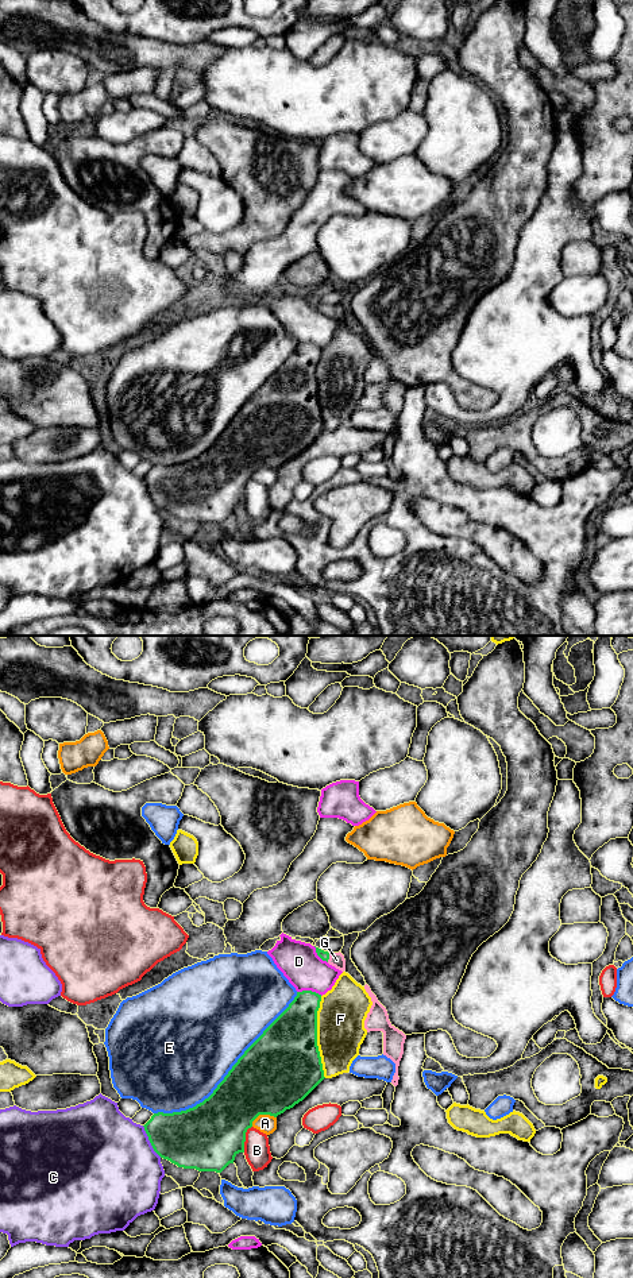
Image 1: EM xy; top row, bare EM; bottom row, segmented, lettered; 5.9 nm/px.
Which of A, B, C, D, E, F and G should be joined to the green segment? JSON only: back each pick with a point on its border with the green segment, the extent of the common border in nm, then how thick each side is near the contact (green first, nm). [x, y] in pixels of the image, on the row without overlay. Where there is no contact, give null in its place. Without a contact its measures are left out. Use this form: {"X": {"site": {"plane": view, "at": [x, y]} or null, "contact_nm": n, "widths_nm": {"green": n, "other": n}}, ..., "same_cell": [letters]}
{"G": {"site": {"plane": "xy", "at": [328, 309]}, "contact_nm": 60, "widths_nm": {"green": 60, "other": 90}}, "same_cell": ["G"]}

